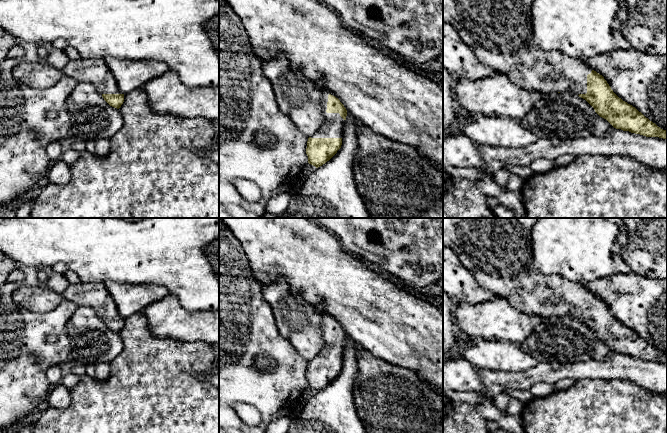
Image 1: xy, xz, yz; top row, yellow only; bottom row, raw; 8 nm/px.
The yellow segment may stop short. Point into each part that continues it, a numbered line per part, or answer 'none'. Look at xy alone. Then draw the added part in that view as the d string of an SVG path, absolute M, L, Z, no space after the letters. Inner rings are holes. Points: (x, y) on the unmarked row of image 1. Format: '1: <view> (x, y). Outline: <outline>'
1: xy (94, 295). Outline: M80 281L76 284L69 284L62 298L78 306L92 308L101 319L122 318L104 283Z

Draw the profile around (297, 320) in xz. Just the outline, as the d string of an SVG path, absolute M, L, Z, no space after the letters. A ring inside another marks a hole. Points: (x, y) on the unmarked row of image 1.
M282 278L262 286L262 293L272 308L280 335L311 361L325 344L317 307L295 294Z

